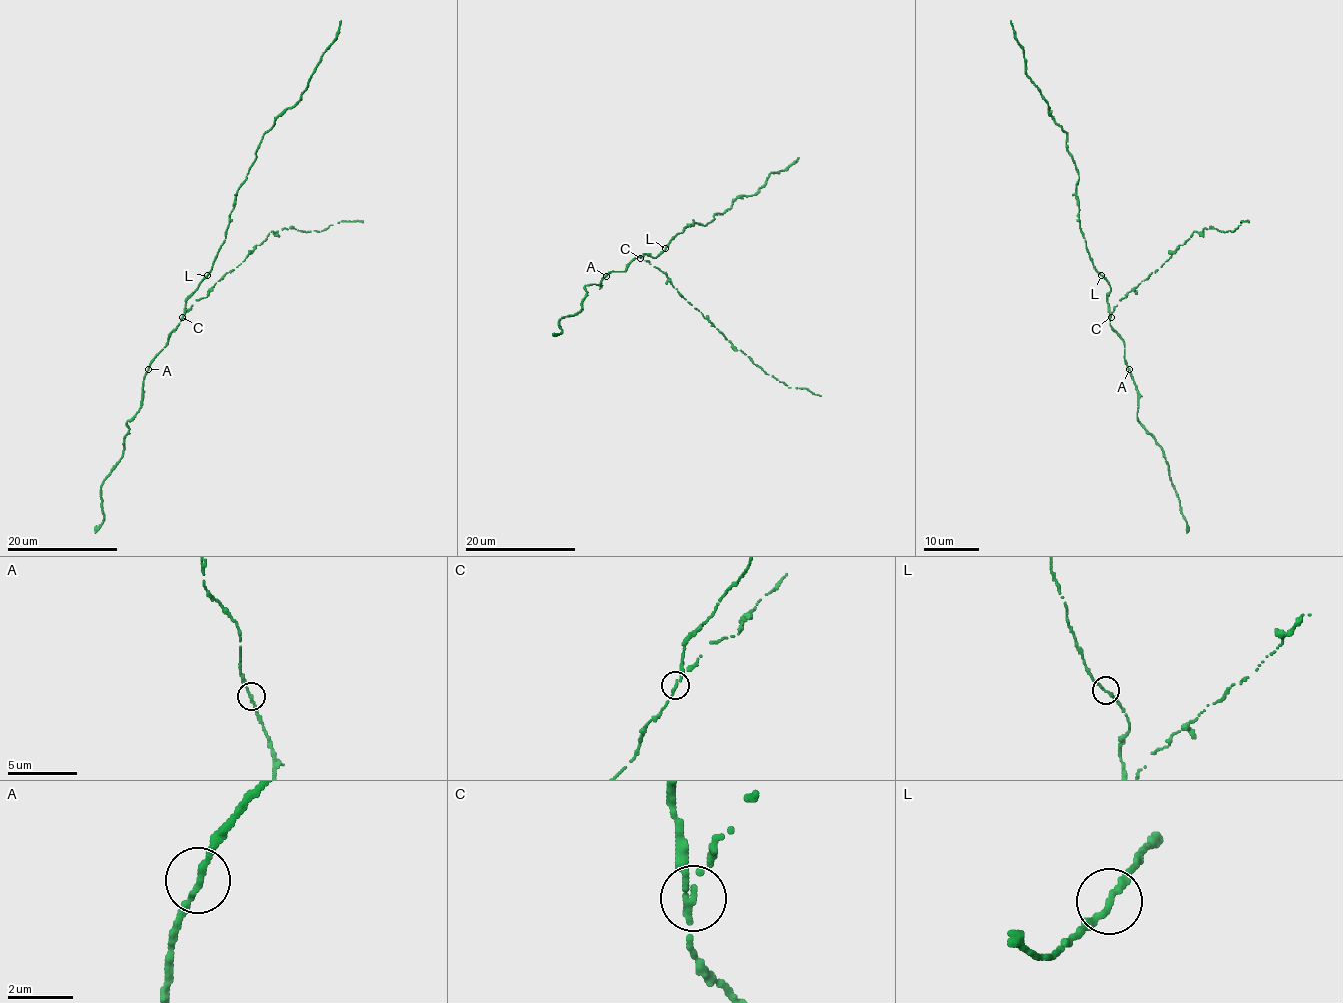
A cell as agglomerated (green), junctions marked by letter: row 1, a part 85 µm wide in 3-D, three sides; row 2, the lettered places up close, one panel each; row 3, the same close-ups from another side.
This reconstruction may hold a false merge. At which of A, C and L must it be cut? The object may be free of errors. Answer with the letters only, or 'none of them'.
C

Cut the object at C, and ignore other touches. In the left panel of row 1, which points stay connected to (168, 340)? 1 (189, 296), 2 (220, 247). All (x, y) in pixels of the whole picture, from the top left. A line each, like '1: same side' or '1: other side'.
1: same side
2: same side

